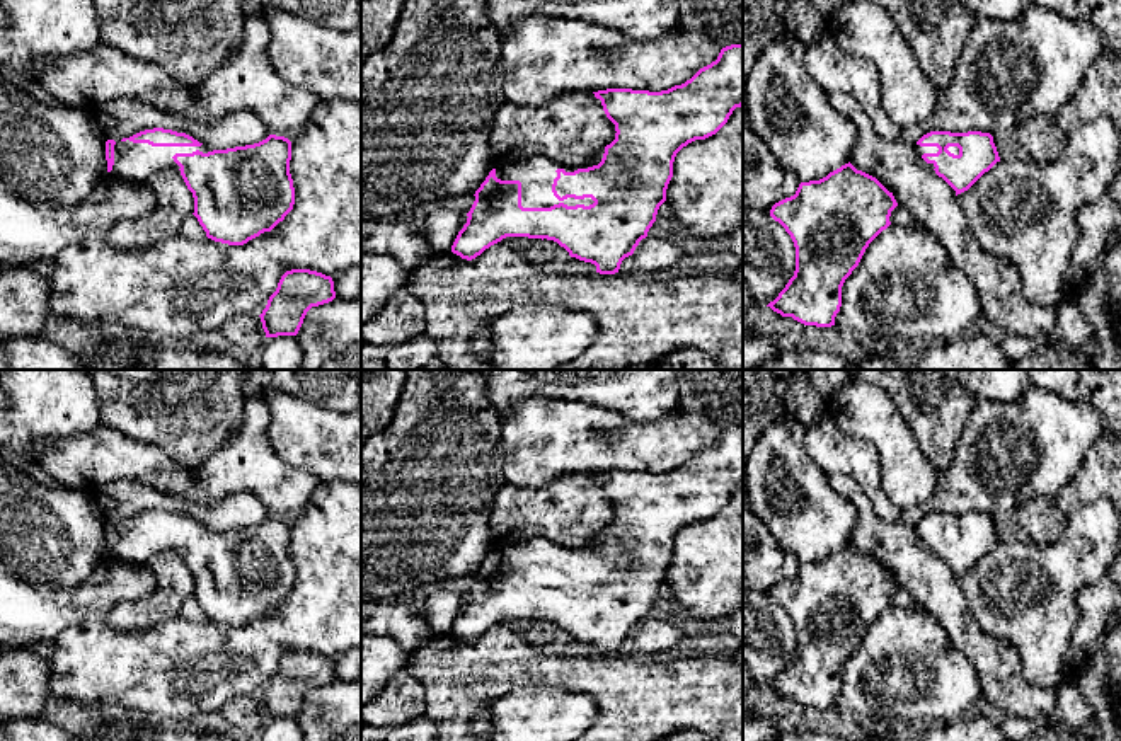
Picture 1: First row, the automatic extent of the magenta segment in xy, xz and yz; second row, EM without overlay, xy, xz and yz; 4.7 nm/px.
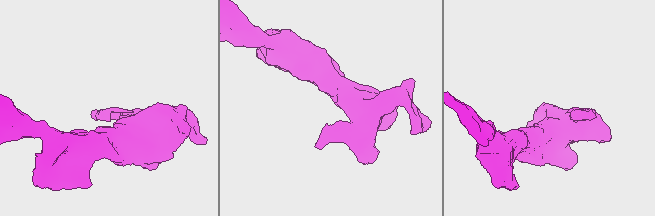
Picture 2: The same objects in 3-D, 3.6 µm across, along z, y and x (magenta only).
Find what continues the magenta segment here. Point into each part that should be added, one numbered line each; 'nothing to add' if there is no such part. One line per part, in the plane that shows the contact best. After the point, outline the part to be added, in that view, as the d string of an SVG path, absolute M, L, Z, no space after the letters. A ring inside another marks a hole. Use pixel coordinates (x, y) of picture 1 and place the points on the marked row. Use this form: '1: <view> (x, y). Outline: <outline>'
1: xz (537, 174). Outline: M533 157L520 164L506 164L496 169L496 177L501 181L520 181L521 182L521 206L523 208L550 208L554 204L564 203L567 206L584 204L589 206L595 201L591 198L574 199L567 198L559 201L552 192L554 179L557 177L557 169L566 172L574 172L583 167L562 167L554 160Z

